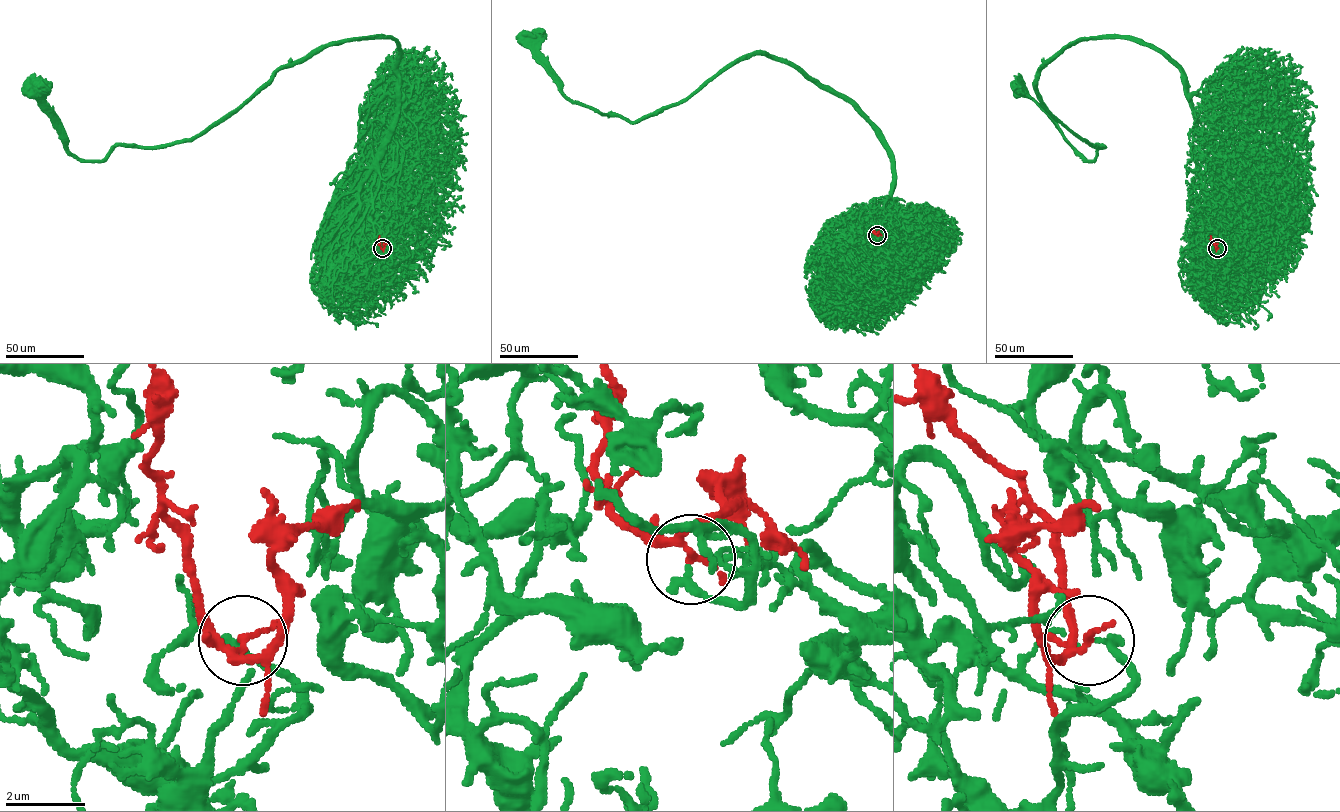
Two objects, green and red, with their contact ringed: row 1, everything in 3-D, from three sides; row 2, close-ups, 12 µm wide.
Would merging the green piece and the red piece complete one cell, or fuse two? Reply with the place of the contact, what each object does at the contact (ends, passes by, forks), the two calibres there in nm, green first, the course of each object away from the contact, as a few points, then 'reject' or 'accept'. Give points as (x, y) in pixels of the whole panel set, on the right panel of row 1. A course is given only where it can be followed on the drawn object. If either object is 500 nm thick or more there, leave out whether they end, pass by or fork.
(1217, 248) | green ends | red forks | 220/140 nm | green via (1217, 248), (1216, 153), (1163, 51), (1089, 37), (1039, 72), (1040, 101), (1104, 146), (1092, 161), (1019, 89) | red via (1217, 248), (1210, 235) | reject

